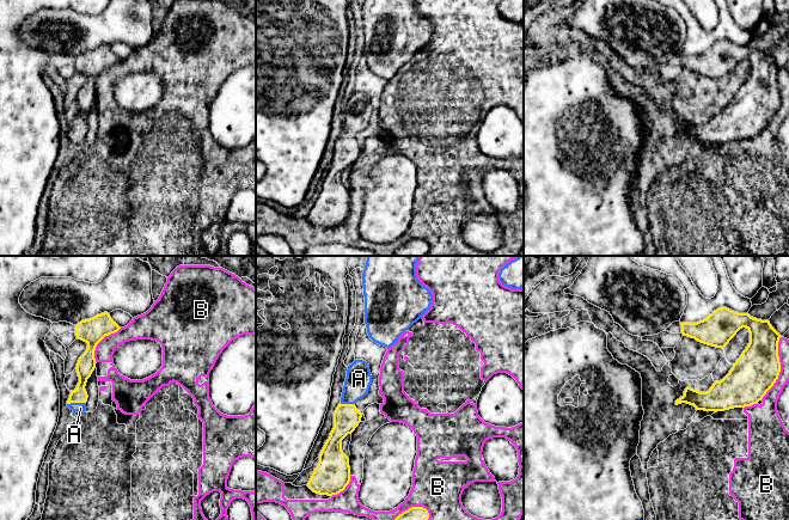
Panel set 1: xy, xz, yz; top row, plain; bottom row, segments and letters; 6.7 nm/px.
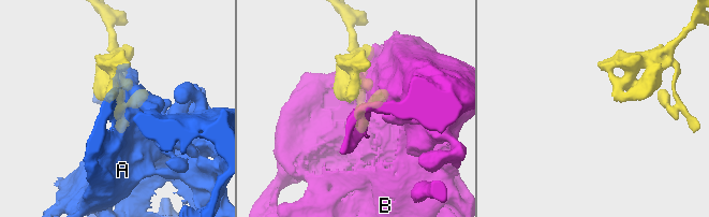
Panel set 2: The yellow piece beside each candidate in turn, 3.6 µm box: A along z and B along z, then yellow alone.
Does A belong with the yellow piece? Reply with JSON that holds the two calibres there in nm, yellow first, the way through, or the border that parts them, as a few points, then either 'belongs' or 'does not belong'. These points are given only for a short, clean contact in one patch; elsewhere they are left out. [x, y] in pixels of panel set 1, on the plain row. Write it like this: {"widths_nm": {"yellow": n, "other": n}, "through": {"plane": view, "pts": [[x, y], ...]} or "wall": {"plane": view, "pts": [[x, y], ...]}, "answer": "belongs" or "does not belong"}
{"widths_nm": {"yellow": 120, "other": 70}, "answer": "belongs"}

